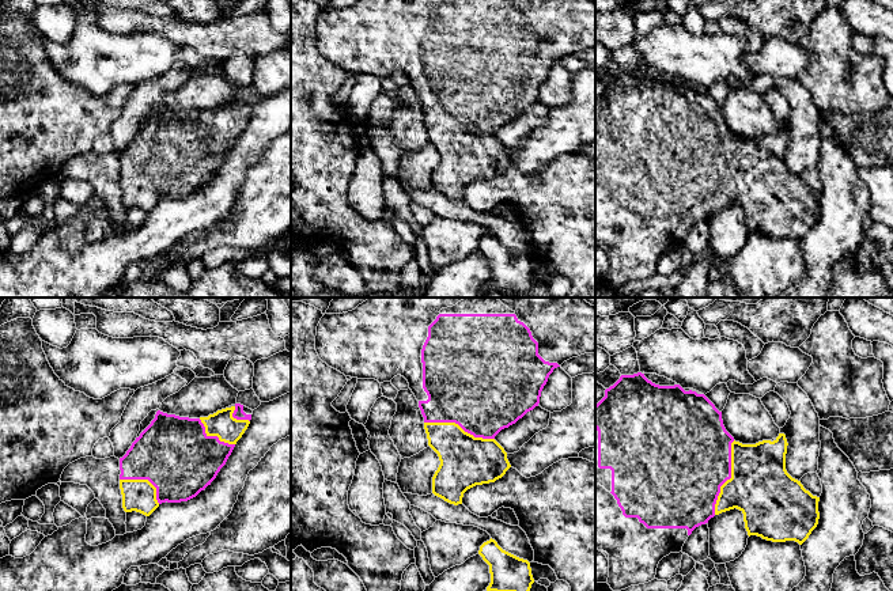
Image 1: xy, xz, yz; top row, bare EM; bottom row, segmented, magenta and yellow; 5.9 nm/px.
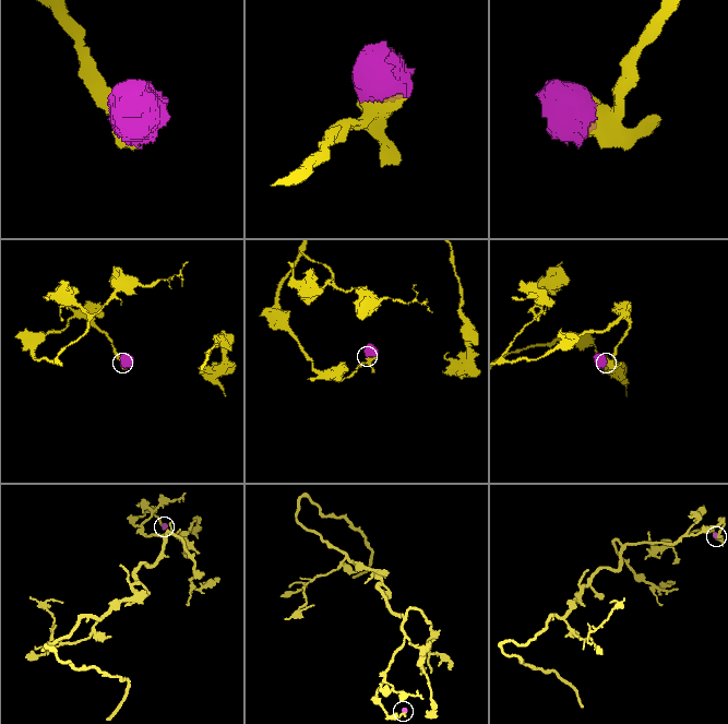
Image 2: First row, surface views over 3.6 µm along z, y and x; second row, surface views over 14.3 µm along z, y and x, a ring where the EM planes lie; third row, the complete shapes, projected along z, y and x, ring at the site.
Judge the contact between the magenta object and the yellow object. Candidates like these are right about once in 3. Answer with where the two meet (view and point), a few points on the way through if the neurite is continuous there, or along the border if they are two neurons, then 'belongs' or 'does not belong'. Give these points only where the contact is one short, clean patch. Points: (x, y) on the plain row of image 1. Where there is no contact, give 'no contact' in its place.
meets magenta in yz at (730, 173); belongs

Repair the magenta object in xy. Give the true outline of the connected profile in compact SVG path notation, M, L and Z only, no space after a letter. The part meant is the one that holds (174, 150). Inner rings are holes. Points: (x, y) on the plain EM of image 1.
M241 99L200 114L158 106L151 120L120 154L124 207L150 212L162 198L181 198L196 193L226 160L237 137L247 125L251 110L253 106Z

